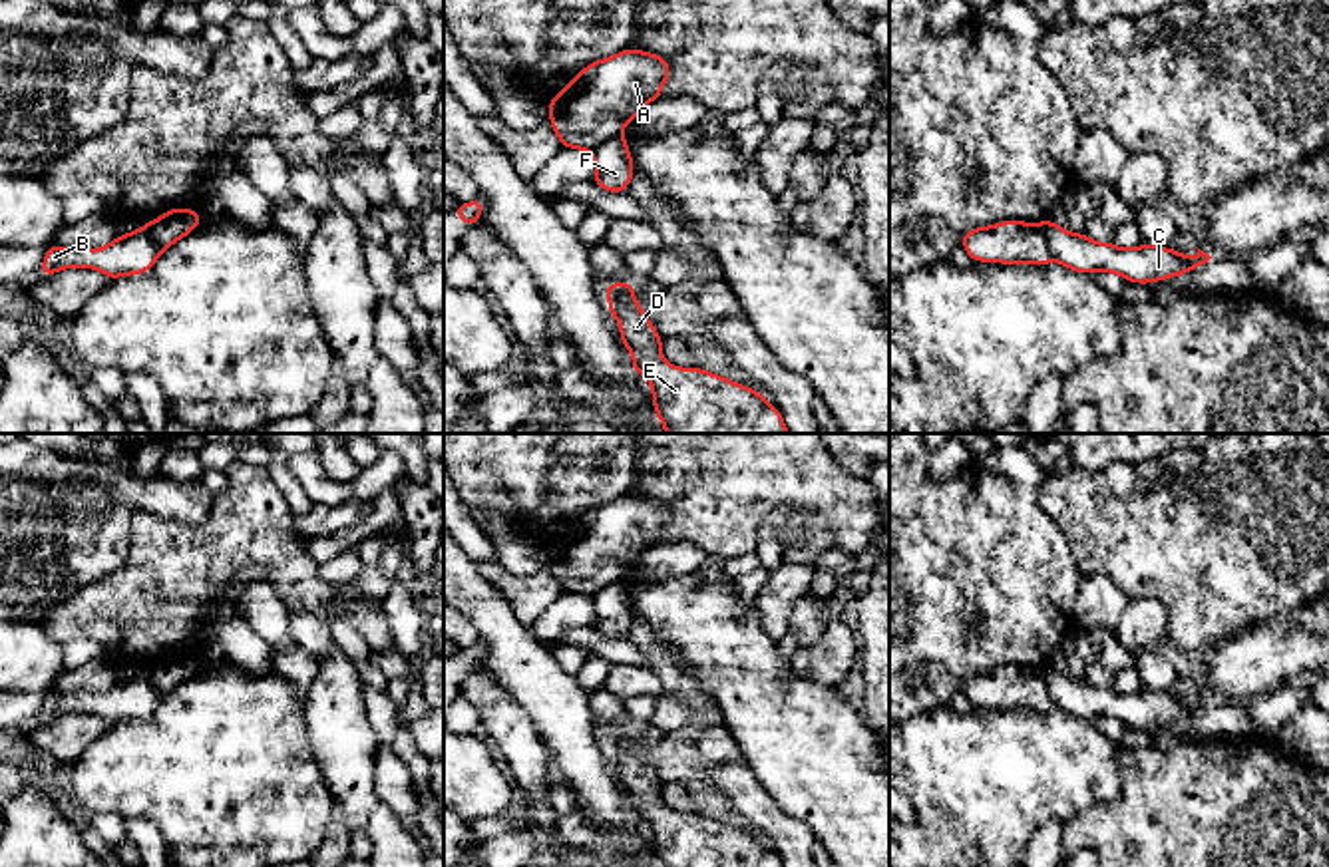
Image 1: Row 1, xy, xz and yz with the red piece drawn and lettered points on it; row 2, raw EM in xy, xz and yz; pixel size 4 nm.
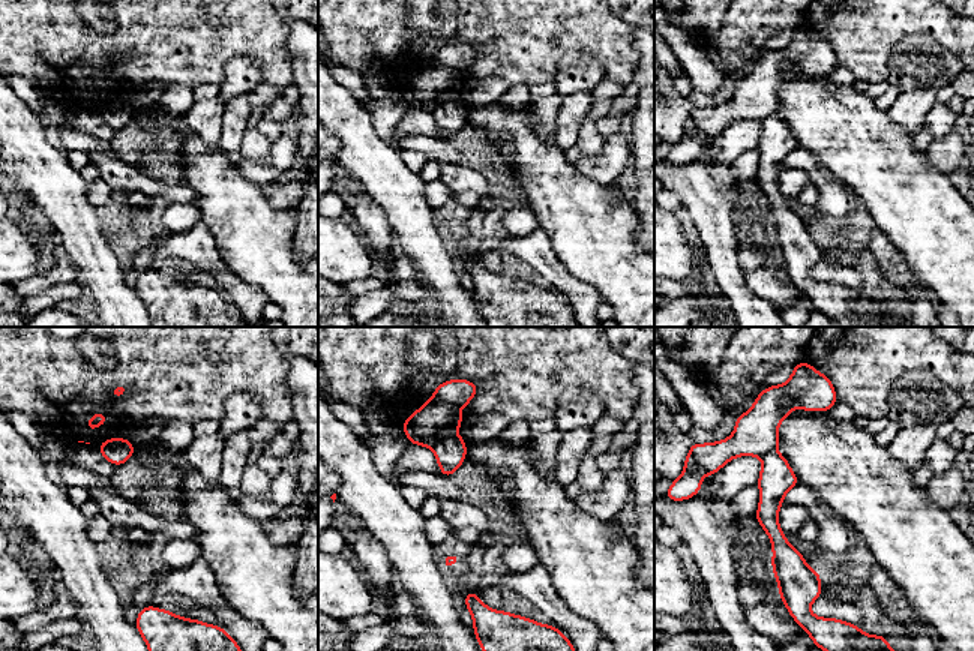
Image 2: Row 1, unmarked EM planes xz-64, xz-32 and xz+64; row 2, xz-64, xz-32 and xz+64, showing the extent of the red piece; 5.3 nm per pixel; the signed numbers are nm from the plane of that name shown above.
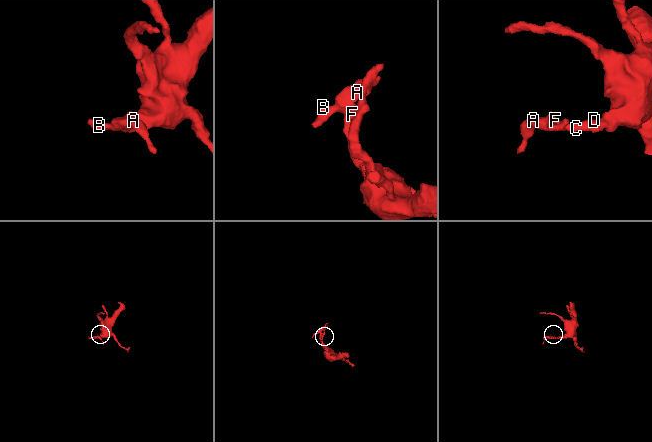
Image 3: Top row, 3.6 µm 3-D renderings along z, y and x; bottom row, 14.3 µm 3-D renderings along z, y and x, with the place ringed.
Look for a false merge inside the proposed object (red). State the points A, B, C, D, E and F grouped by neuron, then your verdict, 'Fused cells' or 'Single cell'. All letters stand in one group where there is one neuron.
Groups: A B / C D E F. Fused cells

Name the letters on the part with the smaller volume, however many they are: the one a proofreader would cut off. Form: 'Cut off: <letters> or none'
Cut off: A, B

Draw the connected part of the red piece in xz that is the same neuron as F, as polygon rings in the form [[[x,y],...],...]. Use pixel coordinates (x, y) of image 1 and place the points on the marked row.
[[[617,129],[605,143],[593,149],[593,183],[611,193],[627,193],[635,165],[625,135]]]

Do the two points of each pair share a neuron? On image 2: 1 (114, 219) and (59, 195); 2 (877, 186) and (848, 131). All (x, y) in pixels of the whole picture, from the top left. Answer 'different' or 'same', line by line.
1: different
2: same

